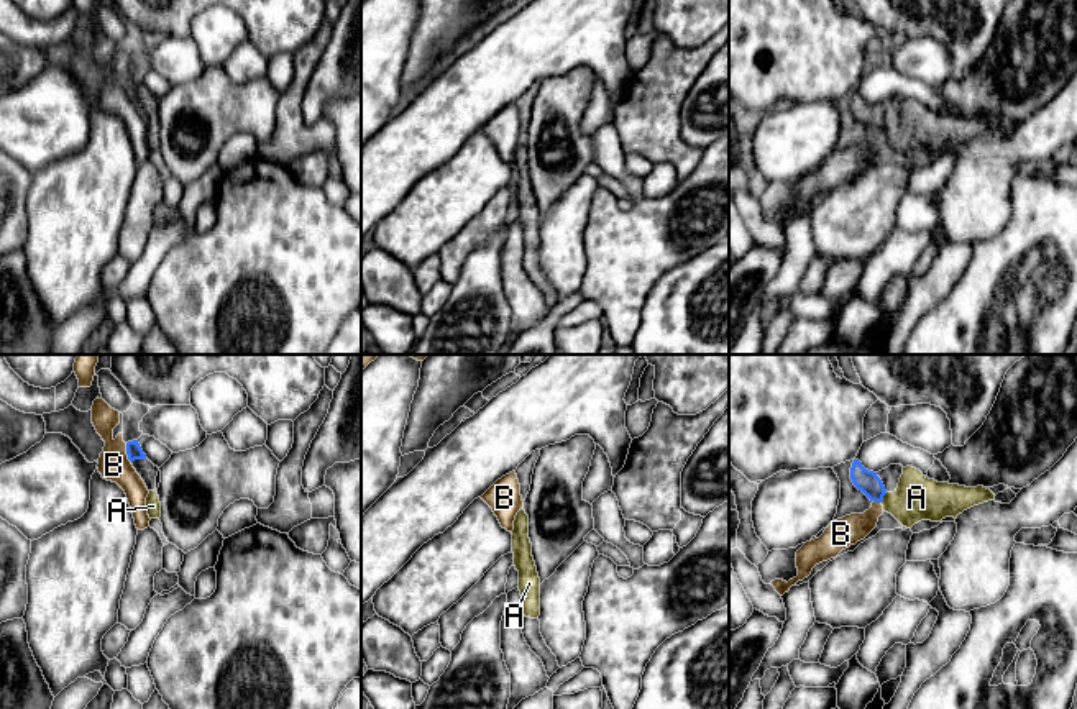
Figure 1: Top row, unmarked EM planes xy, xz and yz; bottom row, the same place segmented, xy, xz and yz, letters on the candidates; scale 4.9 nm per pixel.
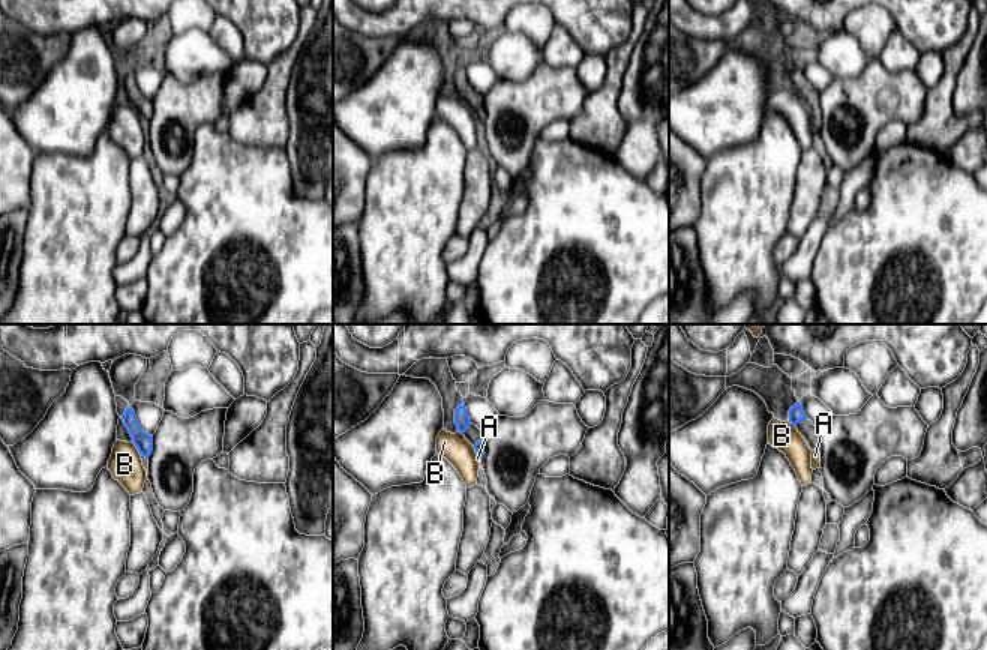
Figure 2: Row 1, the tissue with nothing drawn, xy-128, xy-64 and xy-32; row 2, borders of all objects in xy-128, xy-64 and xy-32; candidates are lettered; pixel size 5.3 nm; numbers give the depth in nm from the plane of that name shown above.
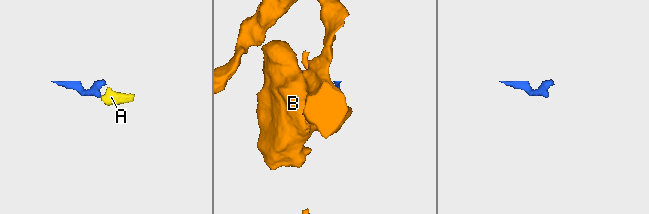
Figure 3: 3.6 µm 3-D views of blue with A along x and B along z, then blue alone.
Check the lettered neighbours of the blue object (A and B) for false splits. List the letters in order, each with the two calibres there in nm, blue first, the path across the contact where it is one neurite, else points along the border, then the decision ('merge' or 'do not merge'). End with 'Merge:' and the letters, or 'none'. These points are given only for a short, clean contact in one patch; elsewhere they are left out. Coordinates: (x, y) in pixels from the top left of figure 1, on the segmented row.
A: 110/220 nm | across yz (867, 481), (882, 498), (916, 498) | merge
B: 80/160 nm | along xy (125, 443), (125, 453), (130, 461) | do not merge
Merge: A

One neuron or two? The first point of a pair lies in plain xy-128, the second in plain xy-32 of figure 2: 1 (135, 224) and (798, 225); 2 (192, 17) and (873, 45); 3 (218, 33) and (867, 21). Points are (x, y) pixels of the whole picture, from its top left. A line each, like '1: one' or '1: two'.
1: one
2: one
3: two

